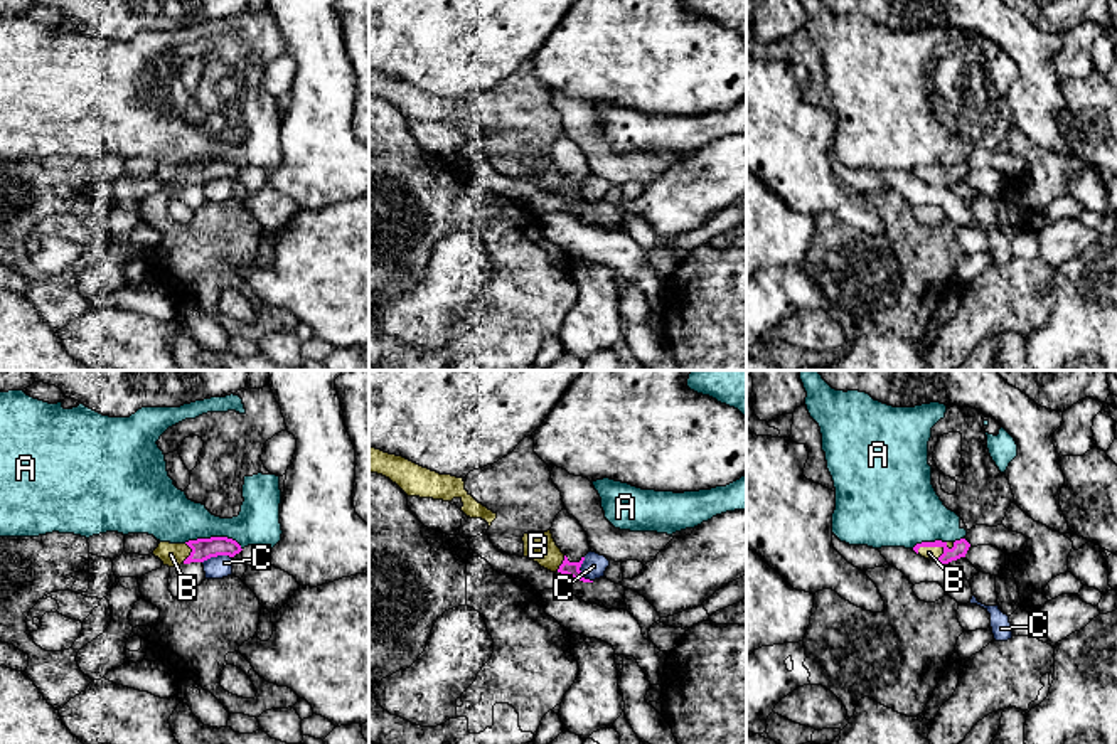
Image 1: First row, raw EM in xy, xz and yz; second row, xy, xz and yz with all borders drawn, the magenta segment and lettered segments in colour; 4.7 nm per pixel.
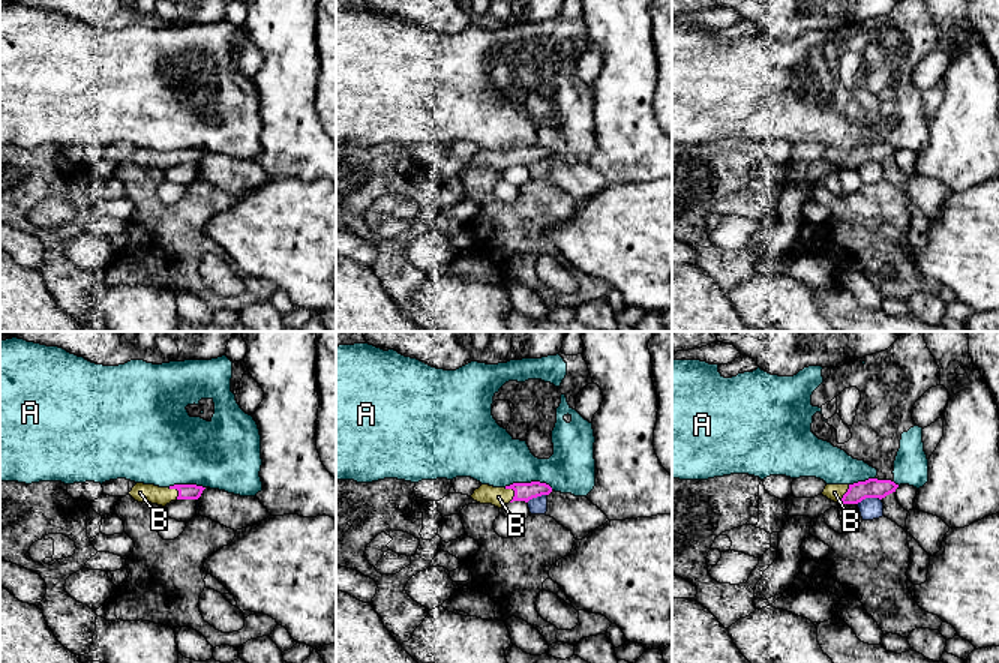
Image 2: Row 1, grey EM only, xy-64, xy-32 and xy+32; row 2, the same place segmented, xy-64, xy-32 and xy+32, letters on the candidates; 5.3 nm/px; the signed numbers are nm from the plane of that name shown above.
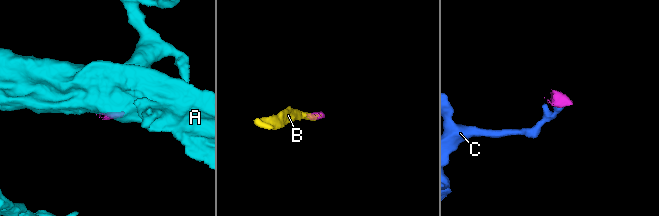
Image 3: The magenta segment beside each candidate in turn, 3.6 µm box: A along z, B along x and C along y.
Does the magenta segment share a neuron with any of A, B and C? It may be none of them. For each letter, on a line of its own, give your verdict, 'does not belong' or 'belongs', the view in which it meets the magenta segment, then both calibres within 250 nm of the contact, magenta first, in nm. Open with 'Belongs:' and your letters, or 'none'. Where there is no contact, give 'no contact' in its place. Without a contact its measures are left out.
Belongs: B
A: does not belong; contact in xy; calibres 110 and 240 nm
B: belongs; contact in yz; calibres 70 and 60 nm
C: does not belong; contact in xz; calibres 70 and 120 nm

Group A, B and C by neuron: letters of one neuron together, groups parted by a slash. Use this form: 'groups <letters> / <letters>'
groups A / B / C

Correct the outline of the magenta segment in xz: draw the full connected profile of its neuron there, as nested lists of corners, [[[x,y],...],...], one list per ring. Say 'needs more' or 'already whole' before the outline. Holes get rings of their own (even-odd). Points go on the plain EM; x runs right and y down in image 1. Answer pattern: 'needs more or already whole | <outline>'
needs more | [[[551,153],[527,155],[524,157],[522,165],[524,165],[524,180],[537,185],[541,190],[551,195],[566,197],[583,205],[593,205],[590,202],[585,202],[580,194],[585,180],[581,180],[580,185],[569,185],[568,180],[556,168]]]

